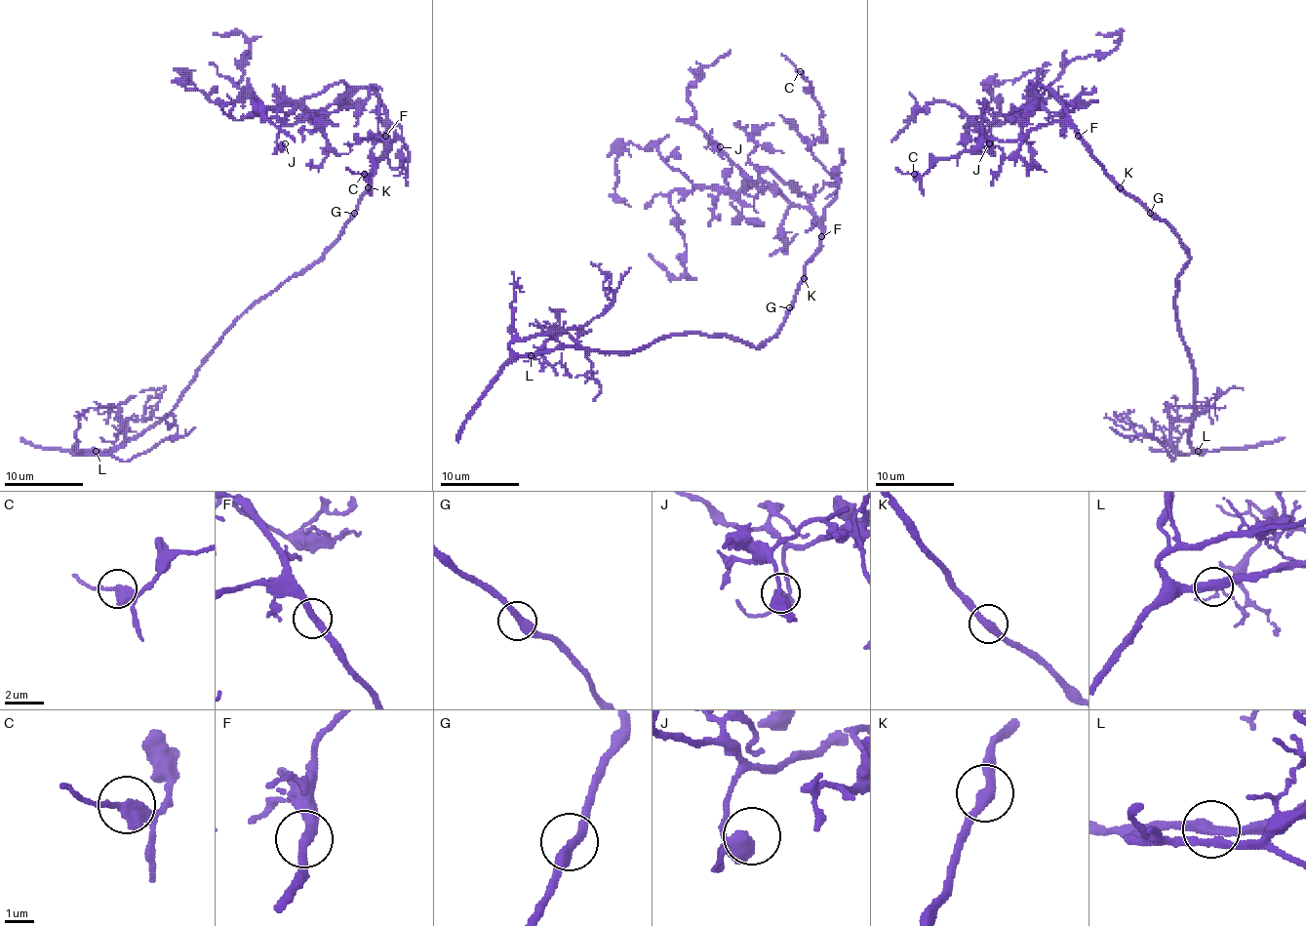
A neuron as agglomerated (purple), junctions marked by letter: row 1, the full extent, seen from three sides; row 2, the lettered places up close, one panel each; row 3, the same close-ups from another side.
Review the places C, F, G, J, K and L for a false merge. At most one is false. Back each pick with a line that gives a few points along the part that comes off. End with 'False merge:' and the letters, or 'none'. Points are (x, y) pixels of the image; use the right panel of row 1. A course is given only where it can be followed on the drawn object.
False merge: none

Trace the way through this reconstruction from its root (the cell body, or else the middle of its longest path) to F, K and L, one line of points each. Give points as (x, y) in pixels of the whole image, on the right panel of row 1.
F: (1164, 221), (1156, 220), (1124, 189), (1078, 136)
K: (1164, 221), (1156, 220), (1120, 187)
L: (1164, 221), (1189, 257), (1177, 277), (1175, 318), (1193, 368), (1193, 423), (1189, 429), (1189, 443), (1197, 452)

